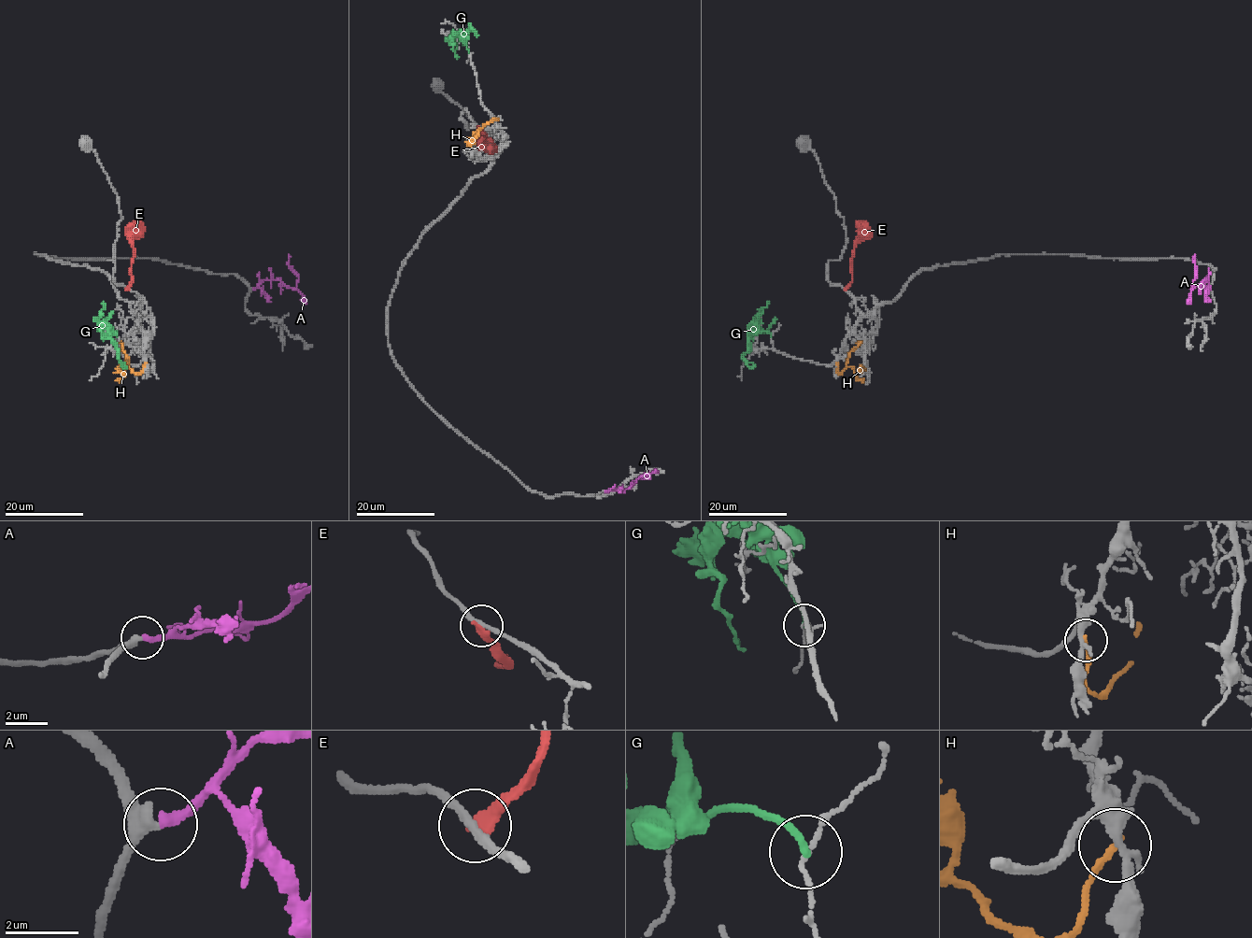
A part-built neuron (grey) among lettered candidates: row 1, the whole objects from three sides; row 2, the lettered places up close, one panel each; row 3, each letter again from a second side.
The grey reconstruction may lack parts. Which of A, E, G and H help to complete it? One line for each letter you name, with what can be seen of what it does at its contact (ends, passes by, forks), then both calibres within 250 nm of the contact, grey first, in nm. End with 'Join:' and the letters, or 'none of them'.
A: It ends there. Thickness 340 nm (grey) against 280 nm
Join: A

